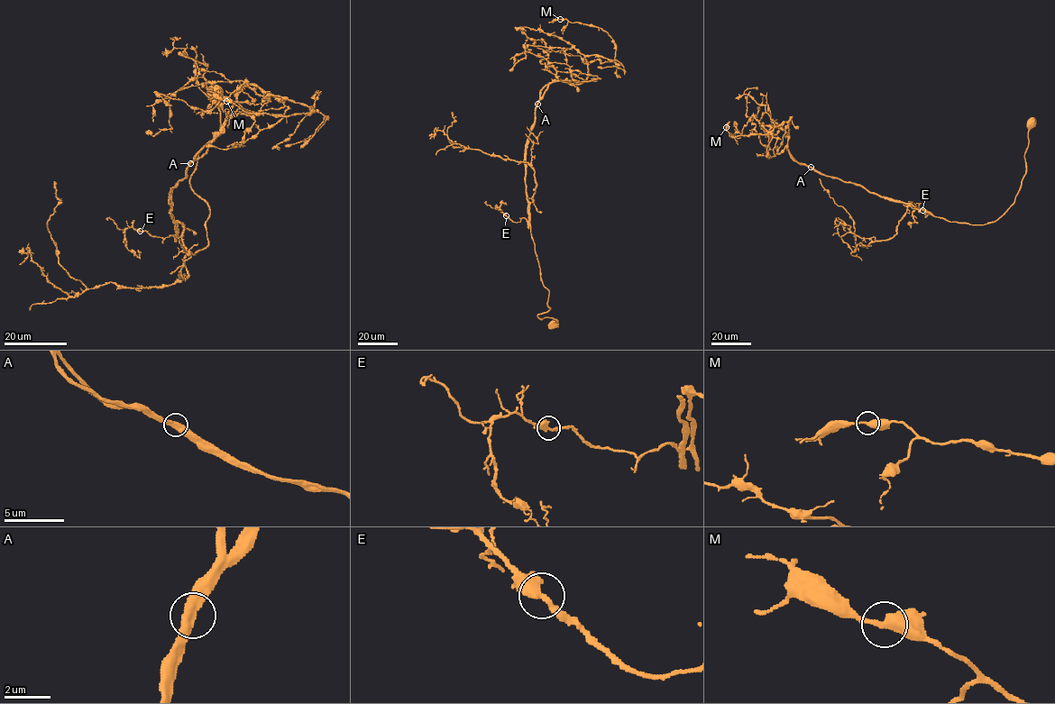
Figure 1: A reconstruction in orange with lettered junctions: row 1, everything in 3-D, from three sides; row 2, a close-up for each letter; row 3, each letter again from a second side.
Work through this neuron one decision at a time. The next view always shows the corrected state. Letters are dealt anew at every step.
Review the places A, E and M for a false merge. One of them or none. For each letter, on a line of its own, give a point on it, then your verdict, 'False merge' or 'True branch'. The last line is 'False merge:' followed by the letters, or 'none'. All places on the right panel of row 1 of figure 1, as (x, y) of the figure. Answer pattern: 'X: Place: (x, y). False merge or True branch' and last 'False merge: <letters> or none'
A: Place: (811, 167). False merge
E: Place: (922, 210). True branch
M: Place: (726, 127). True branch
False merge: A

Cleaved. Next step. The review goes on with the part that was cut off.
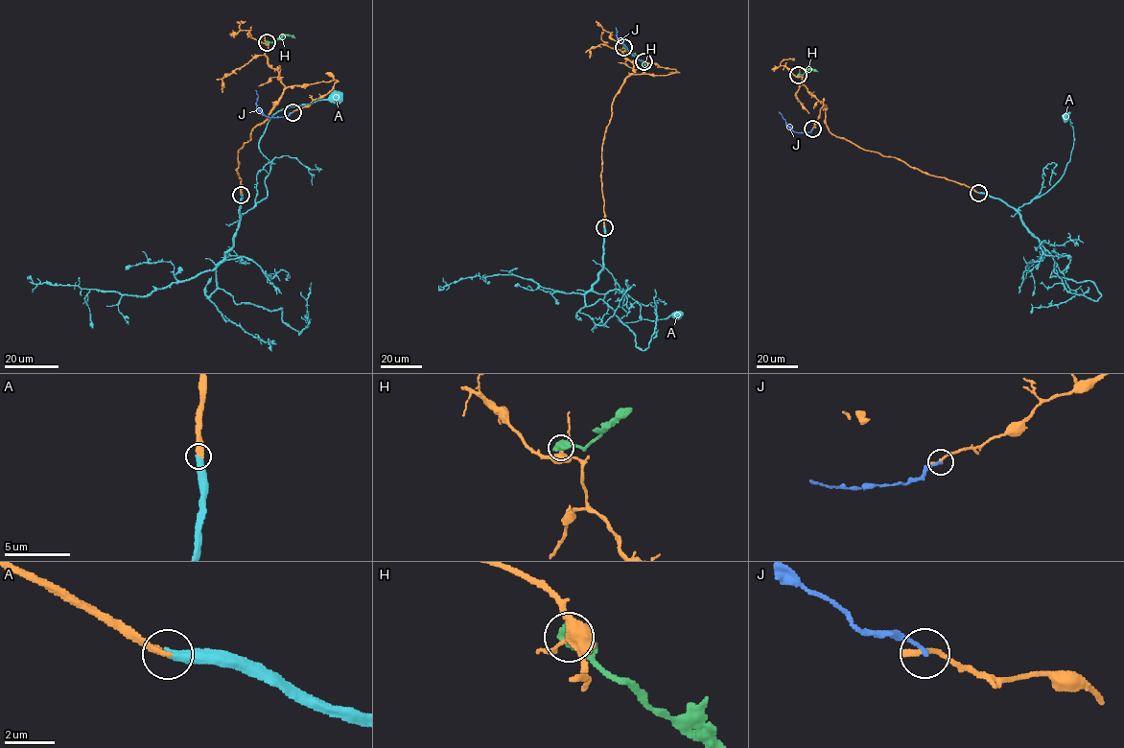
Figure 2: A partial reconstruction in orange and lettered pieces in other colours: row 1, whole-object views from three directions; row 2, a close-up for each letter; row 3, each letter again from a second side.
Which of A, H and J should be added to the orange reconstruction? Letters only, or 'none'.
A

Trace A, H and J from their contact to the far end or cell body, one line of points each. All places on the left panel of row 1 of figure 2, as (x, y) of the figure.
A: (241, 194), (216, 285), (239, 304), (281, 308), (299, 335), (311, 283)
H: (266, 42), (273, 42), (284, 35), (295, 38)
J: (292, 112), (285, 116), (266, 116), (256, 107), (258, 96), (255, 90)

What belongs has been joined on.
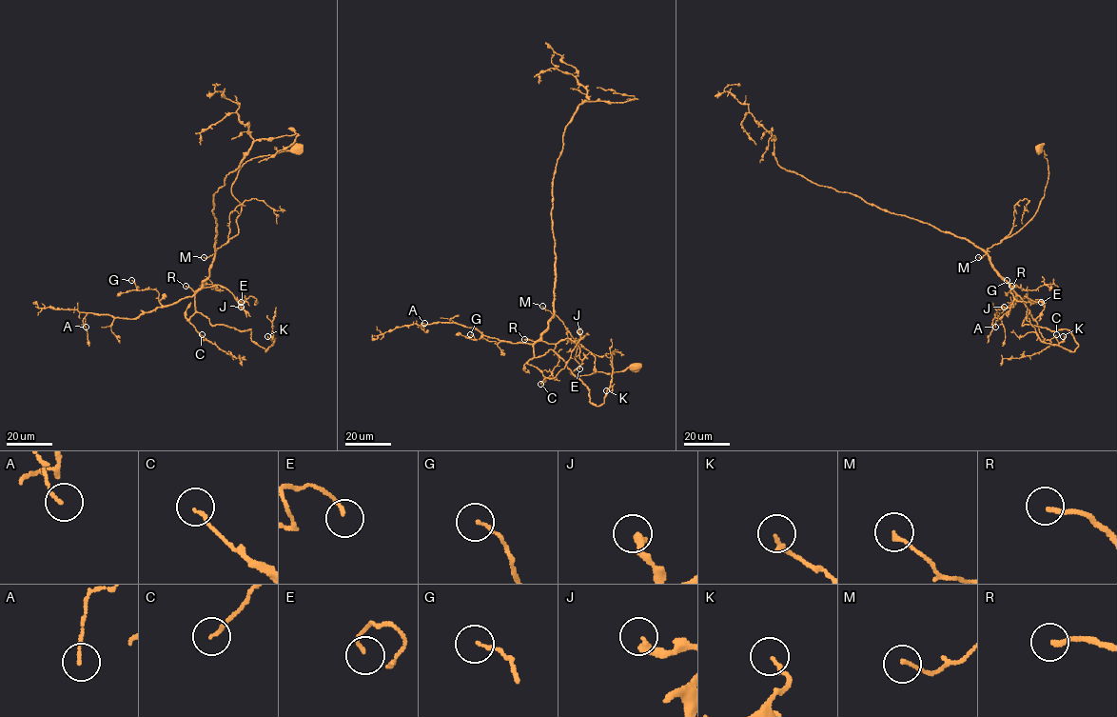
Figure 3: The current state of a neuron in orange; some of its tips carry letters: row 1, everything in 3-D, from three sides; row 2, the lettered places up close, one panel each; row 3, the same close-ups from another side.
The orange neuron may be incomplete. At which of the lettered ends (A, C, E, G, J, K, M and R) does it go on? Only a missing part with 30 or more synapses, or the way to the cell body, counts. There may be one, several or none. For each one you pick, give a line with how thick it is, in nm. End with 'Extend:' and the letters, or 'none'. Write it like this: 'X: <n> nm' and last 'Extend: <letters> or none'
R: 170 nm
Extend: R

